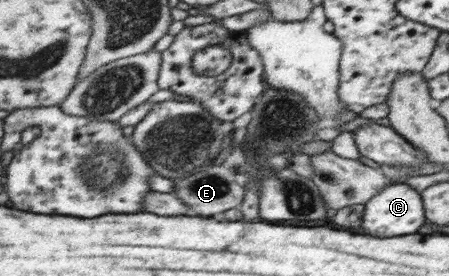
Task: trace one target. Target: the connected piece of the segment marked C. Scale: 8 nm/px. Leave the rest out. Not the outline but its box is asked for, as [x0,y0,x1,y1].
[362,184,426,235]

